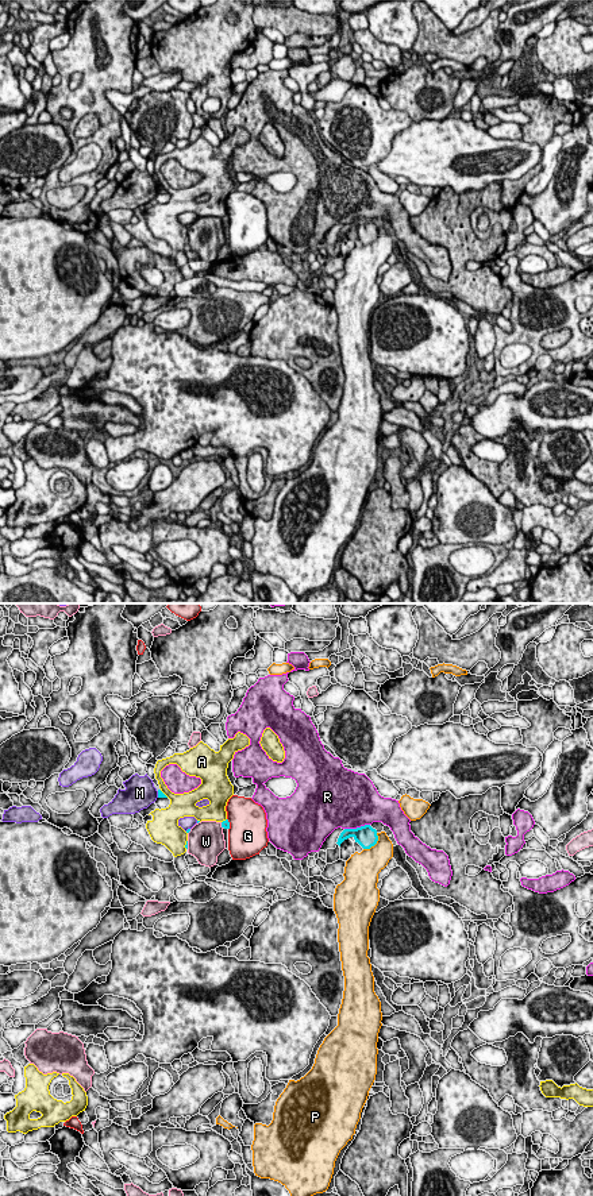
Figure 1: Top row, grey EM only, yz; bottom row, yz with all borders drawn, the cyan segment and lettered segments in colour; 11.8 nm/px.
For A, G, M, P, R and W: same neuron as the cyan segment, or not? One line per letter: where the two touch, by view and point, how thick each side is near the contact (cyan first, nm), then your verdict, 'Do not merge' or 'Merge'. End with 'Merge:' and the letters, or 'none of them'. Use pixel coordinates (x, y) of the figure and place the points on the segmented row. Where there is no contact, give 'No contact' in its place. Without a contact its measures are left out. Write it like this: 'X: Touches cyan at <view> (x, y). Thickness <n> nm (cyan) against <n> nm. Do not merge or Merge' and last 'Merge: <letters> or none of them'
A: Touches cyan at yz (187, 844). Thickness 30 nm (cyan) against 300 nm. Do not merge
G: Touches cyan at yz (228, 824). Thickness 90 nm (cyan) against 440 nm. Do not merge
M: Touches cyan at yz (158, 794). Thickness 70 nm (cyan) against 360 nm. Do not merge
P: Touches cyan at yz (374, 844). Thickness 240 nm (cyan) against 320 nm. Do not merge
R: Touches cyan at yz (357, 828). Thickness 240 nm (cyan) against 500 nm. Do not merge
W: Touches cyan at yz (187, 845). Thickness 30 nm (cyan) against 440 nm. Do not merge
Merge: none of them

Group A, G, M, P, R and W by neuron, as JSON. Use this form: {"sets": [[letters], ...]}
{"sets": [["A"], ["G"], ["M"], ["P"], ["R"], ["W"]]}

